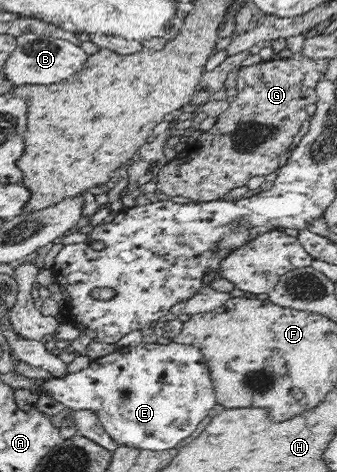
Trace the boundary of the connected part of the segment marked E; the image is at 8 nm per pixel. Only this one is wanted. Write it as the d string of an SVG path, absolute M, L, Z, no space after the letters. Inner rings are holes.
M174 341L167 345L140 342L136 346L121 347L105 357L96 358L89 367L78 373L67 374L63 379L52 378L42 383L35 394L46 394L60 402L64 408L73 411L89 409L100 420L104 430L119 446L133 447L139 450L164 451L174 449L178 443L190 437L208 411L214 411L216 405L213 382L202 352L192 345Z

